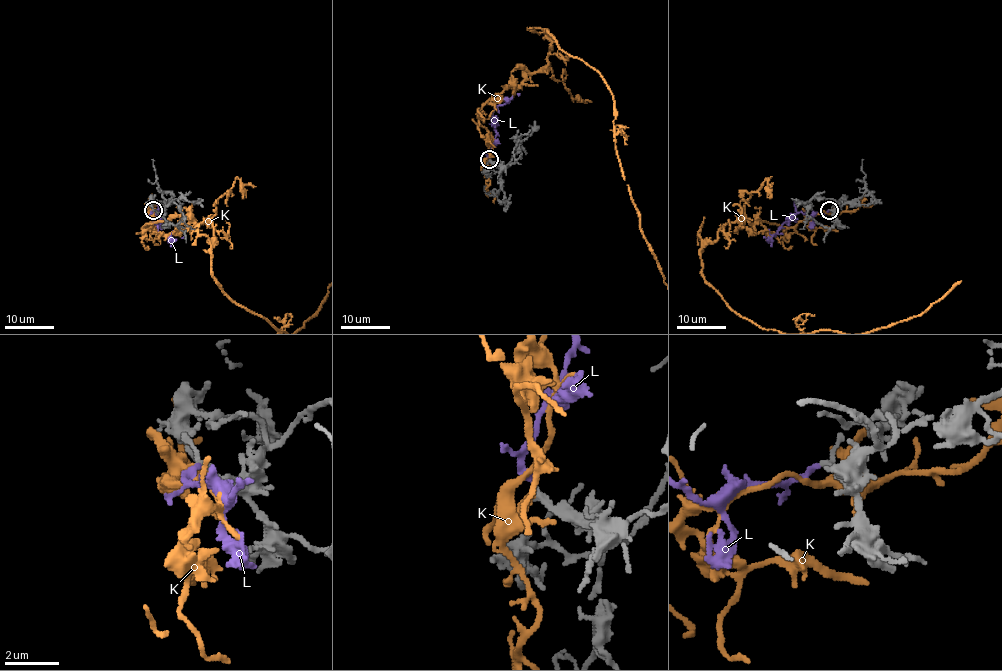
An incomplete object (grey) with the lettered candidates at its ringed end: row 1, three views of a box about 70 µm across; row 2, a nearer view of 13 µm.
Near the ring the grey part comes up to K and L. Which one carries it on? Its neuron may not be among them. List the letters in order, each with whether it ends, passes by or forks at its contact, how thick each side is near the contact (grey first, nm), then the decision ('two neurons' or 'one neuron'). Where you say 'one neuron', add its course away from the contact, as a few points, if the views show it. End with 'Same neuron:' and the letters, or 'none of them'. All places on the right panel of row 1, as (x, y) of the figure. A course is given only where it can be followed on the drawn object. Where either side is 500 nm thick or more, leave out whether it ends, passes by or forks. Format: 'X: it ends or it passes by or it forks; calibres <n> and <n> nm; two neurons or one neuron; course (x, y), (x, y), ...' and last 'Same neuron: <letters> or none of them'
K: it ends; calibres 190 and 280 nm; two neurons
L: it ends; calibres 180 and 220 nm; one neuron; course (829, 209), (808, 215), (796, 212), (775, 234), (768, 239), (763, 236)
Same neuron: L

